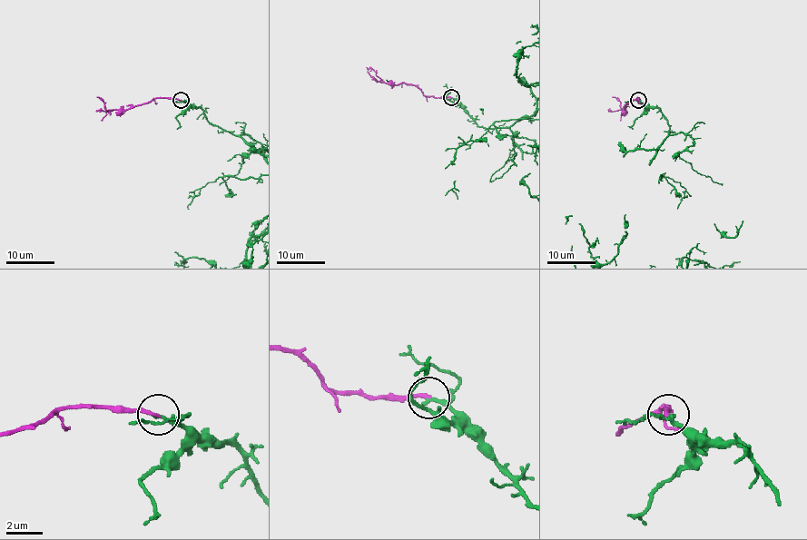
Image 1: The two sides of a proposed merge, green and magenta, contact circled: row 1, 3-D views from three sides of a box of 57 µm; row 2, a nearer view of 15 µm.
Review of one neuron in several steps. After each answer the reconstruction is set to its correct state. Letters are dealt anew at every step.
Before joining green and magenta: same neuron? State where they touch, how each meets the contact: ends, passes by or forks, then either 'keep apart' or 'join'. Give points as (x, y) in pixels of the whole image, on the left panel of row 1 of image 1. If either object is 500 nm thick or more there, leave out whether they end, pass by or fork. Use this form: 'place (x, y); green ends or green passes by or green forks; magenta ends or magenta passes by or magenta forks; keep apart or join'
place (181, 100); green ends; magenta ends; join

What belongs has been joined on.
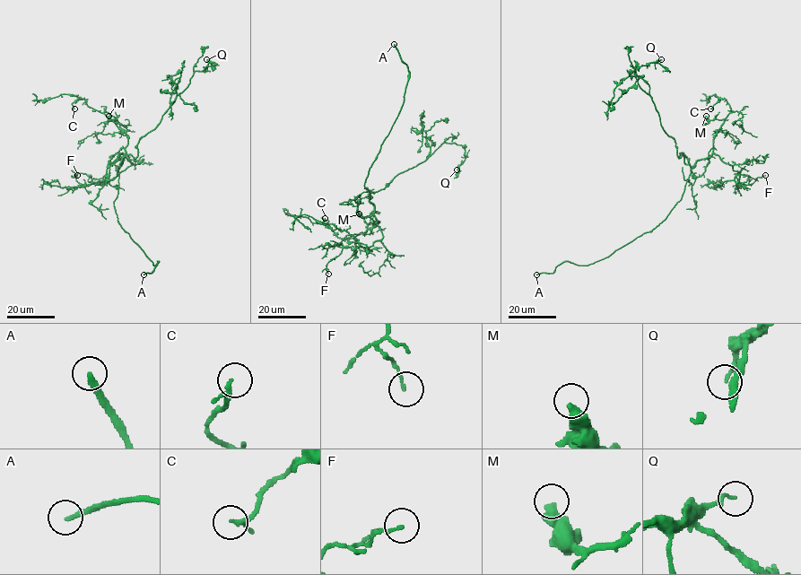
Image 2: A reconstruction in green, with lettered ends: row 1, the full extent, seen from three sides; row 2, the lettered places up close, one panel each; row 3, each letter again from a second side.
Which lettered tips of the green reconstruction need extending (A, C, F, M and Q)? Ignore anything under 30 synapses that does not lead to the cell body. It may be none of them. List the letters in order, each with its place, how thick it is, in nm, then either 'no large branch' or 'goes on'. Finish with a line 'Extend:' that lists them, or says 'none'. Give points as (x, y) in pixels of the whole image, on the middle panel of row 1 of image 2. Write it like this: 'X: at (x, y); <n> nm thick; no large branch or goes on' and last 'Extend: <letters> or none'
A: at (394, 44); 220 nm thick; goes on
C: at (325, 218); 140 nm thick; no large branch
F: at (328, 274); 110 nm thick; no large branch
M: at (359, 213); 460 nm thick; goes on
Q: at (457, 169); 160 nm thick; no large branch
Extend: A, M

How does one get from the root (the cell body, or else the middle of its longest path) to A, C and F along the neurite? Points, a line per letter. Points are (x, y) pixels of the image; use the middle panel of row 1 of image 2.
A: (370, 197), (364, 186), (368, 170), (401, 109), (408, 78), (408, 66), (394, 44)
C: (370, 197), (373, 205), (373, 216), (378, 222), (353, 238), (339, 238), (322, 222), (325, 218)
F: (370, 197), (383, 238), (368, 247), (343, 248), (339, 256), (326, 264), (328, 274)

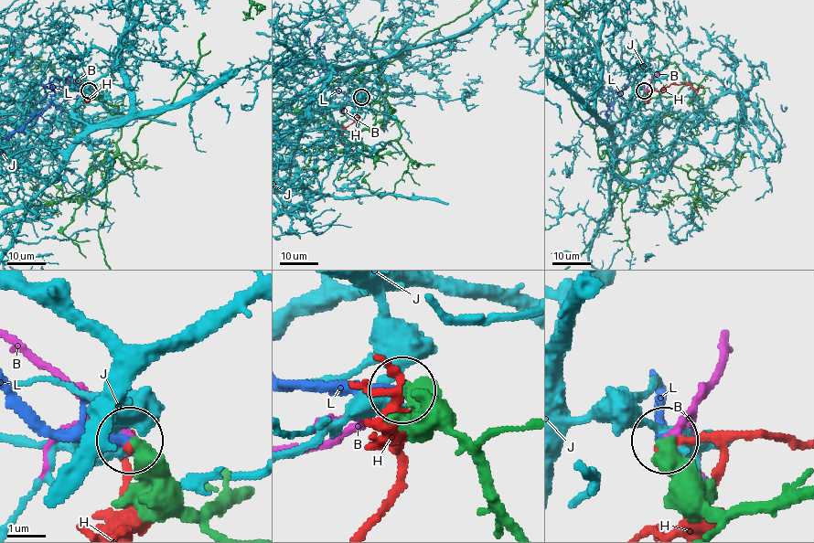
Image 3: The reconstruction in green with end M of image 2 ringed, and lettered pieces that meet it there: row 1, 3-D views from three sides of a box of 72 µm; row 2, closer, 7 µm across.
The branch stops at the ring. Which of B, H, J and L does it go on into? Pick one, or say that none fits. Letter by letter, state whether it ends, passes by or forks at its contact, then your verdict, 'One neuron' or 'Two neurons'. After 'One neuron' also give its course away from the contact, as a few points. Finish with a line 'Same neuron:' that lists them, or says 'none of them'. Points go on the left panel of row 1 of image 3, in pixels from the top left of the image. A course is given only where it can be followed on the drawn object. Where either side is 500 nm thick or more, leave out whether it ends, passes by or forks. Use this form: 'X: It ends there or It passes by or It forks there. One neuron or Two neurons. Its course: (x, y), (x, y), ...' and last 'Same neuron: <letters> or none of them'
B: Two neurons
H: Two neurons
J: Two neurons
L: One neuron
Same neuron: L

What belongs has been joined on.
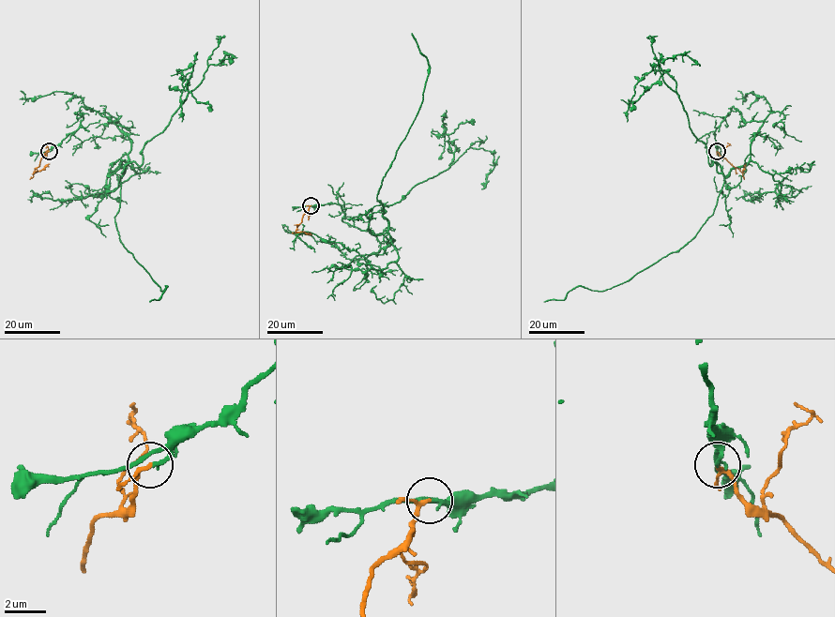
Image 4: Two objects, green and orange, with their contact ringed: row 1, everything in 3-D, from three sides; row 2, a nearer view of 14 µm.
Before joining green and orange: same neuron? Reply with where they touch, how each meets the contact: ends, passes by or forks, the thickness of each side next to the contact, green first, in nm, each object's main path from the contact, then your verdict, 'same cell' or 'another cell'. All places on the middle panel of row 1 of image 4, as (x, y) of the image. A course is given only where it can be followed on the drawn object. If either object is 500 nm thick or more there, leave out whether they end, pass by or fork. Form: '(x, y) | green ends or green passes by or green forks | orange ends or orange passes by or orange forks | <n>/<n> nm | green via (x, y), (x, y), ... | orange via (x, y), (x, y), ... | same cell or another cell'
(311, 205) | green ends | orange passes by | 190/160 nm | green via (311, 205), (339, 204), (379, 252), (393, 239), (376, 198), (422, 99), (428, 59), (412, 33) | orange via (311, 205), (296, 231), (311, 234) | same cell

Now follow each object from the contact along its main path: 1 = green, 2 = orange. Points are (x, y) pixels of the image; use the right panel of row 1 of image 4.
1: (717, 151), (733, 107), (763, 122), (751, 159), (724, 179), (691, 239), (611, 288), (578, 285), (544, 301)
2: (717, 151), (742, 173), (745, 164)

